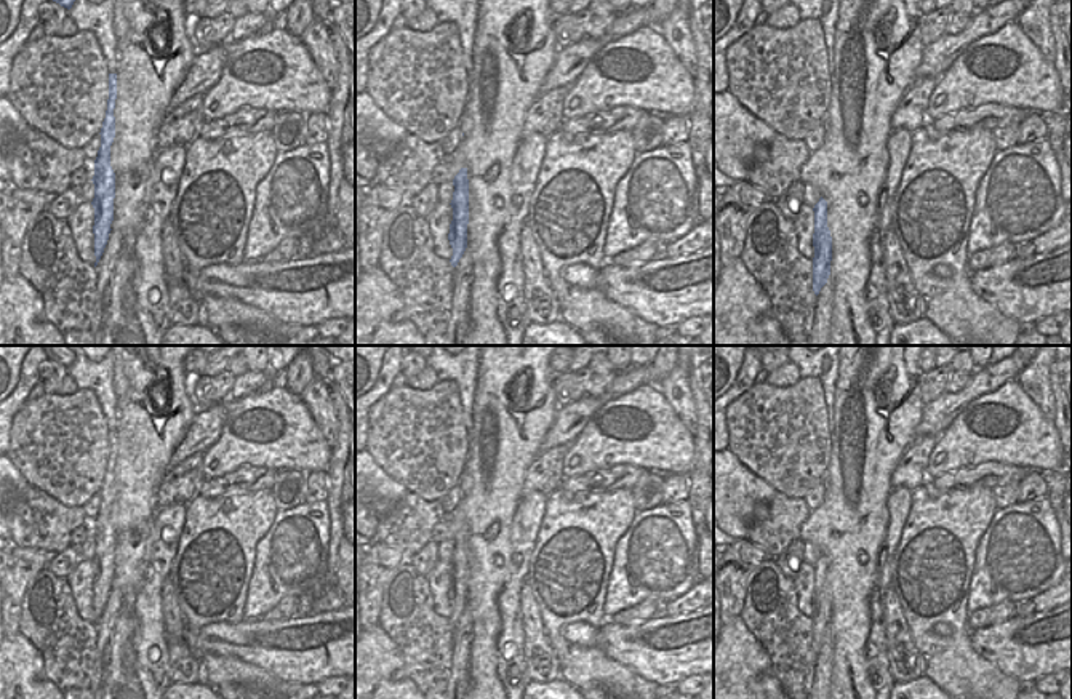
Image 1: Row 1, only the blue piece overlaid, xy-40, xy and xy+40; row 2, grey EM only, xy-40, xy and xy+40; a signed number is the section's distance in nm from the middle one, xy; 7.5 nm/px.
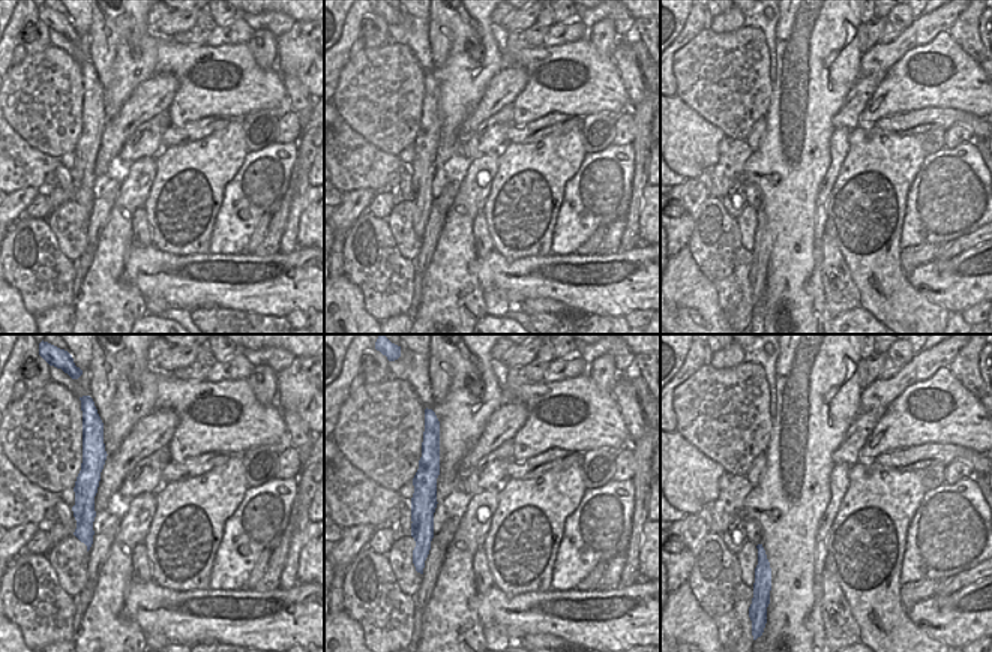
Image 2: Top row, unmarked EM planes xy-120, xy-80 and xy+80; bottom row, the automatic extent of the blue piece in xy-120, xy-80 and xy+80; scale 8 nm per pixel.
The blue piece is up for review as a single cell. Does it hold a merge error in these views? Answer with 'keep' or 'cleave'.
keep

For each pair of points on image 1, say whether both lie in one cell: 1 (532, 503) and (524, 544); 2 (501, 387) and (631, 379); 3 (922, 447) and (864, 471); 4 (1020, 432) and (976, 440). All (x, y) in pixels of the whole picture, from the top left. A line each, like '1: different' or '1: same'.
1: same
2: different
3: different
4: same

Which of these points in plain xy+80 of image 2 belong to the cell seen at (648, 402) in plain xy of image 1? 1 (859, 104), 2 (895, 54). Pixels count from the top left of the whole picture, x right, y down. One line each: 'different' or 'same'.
1: different
2: different

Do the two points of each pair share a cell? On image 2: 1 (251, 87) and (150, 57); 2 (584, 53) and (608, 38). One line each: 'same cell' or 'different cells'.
1: different cells
2: different cells

